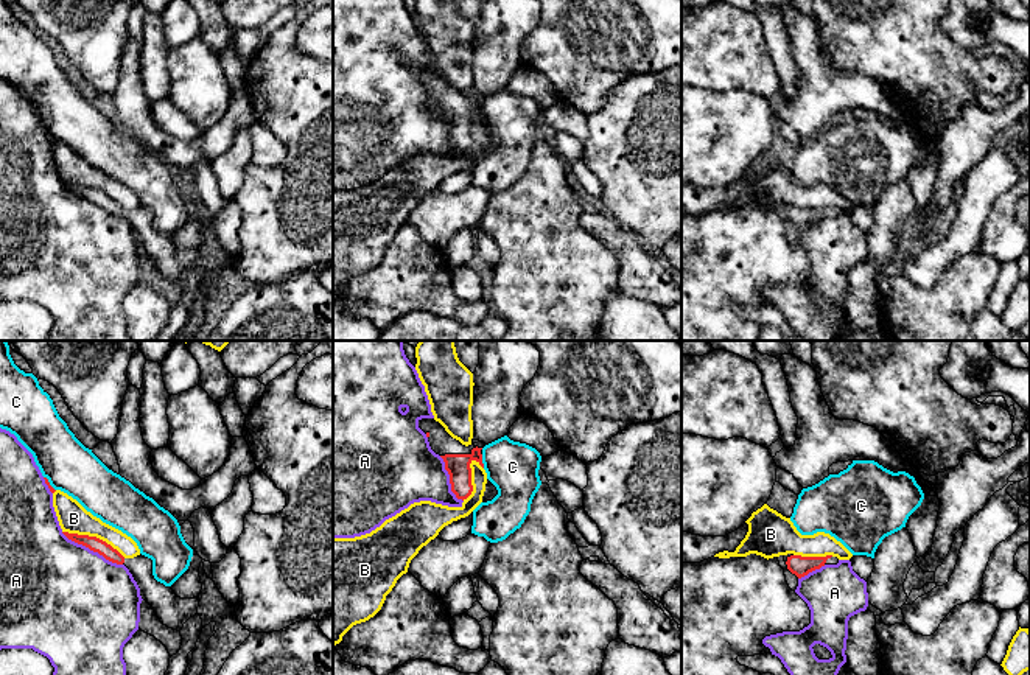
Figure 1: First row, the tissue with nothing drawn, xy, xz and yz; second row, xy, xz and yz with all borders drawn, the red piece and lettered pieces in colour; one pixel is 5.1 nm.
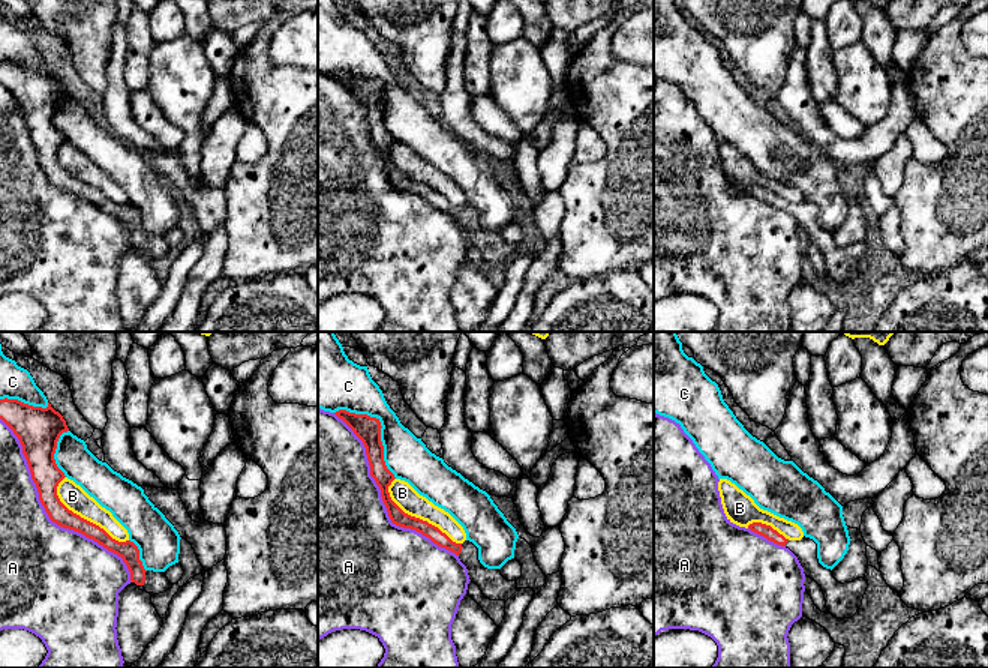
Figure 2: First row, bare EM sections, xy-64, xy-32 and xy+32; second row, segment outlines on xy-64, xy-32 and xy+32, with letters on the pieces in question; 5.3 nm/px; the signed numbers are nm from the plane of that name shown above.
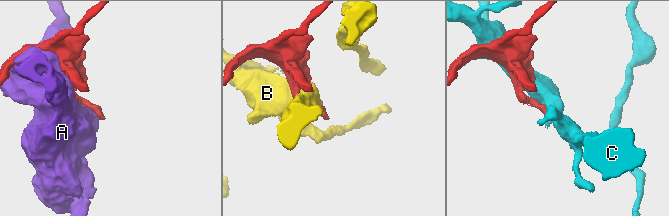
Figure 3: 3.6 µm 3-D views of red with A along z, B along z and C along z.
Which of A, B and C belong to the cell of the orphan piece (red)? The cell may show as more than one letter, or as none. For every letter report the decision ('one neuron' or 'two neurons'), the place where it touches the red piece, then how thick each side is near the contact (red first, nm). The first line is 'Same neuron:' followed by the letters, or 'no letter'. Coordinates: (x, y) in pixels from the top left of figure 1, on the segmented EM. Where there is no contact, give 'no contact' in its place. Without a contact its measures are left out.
Same neuron: no letter
A: two neurons | xy (92, 549) | 70/480 nm
B: two neurons | xy (94, 537) | 70/160 nm
C: two neurons | xz (481, 461) | 130/260 nm

